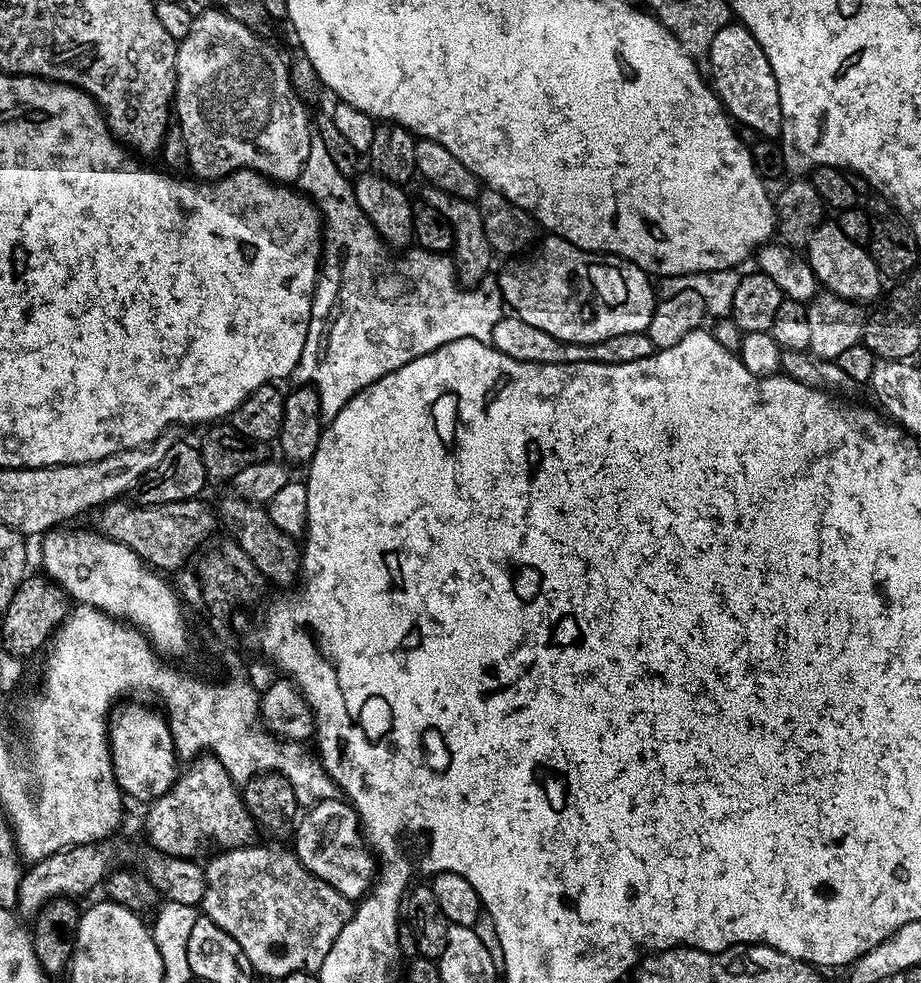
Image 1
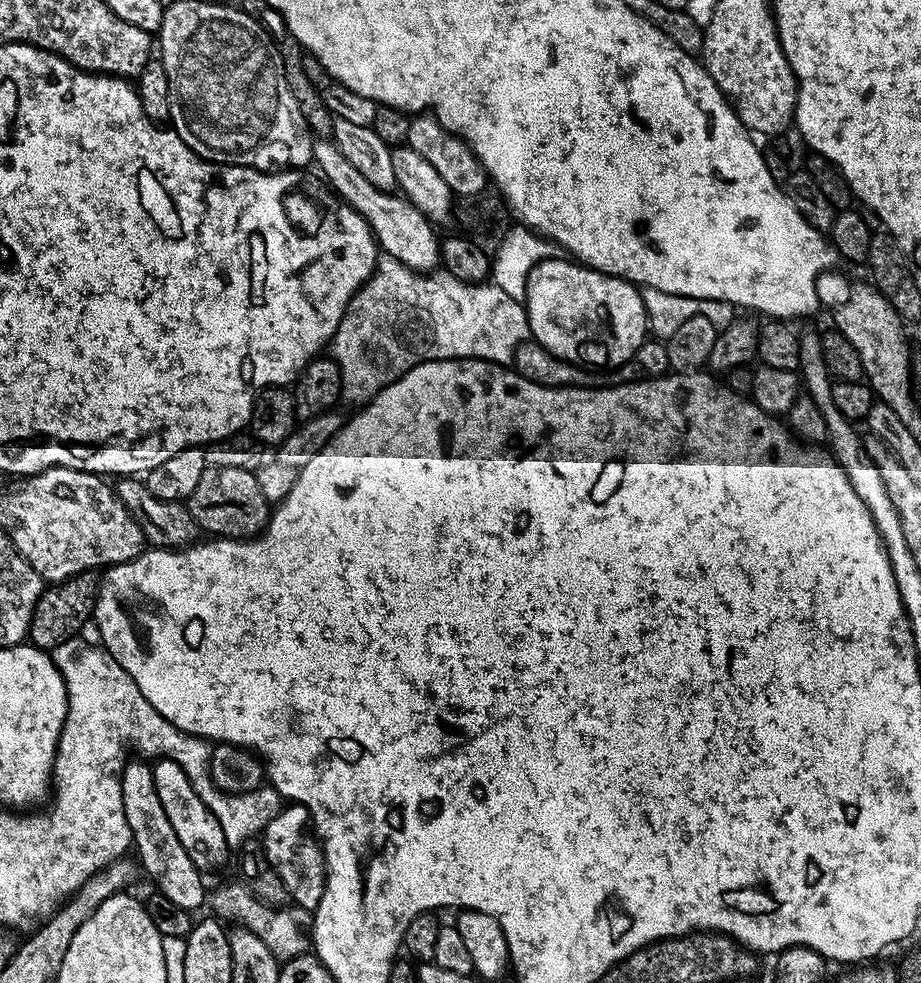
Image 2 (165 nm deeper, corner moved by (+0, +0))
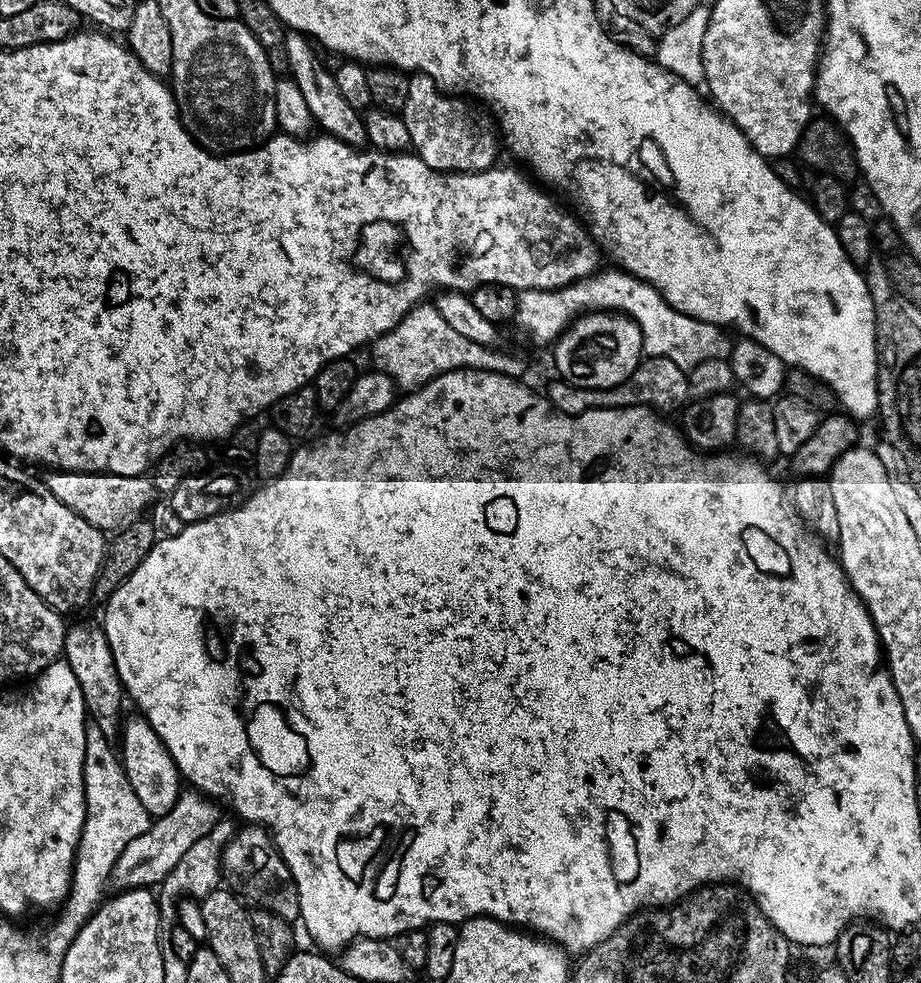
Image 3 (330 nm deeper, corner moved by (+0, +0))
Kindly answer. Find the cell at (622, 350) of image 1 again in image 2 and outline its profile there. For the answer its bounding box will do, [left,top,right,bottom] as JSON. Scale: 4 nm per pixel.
[512,339,669,388]

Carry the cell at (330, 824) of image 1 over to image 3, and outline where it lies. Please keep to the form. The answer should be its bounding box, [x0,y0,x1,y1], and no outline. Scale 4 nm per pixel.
[220,824,300,922]

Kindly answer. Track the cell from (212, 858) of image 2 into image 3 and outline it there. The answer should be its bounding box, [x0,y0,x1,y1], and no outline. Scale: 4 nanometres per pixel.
[118,714,182,818]

